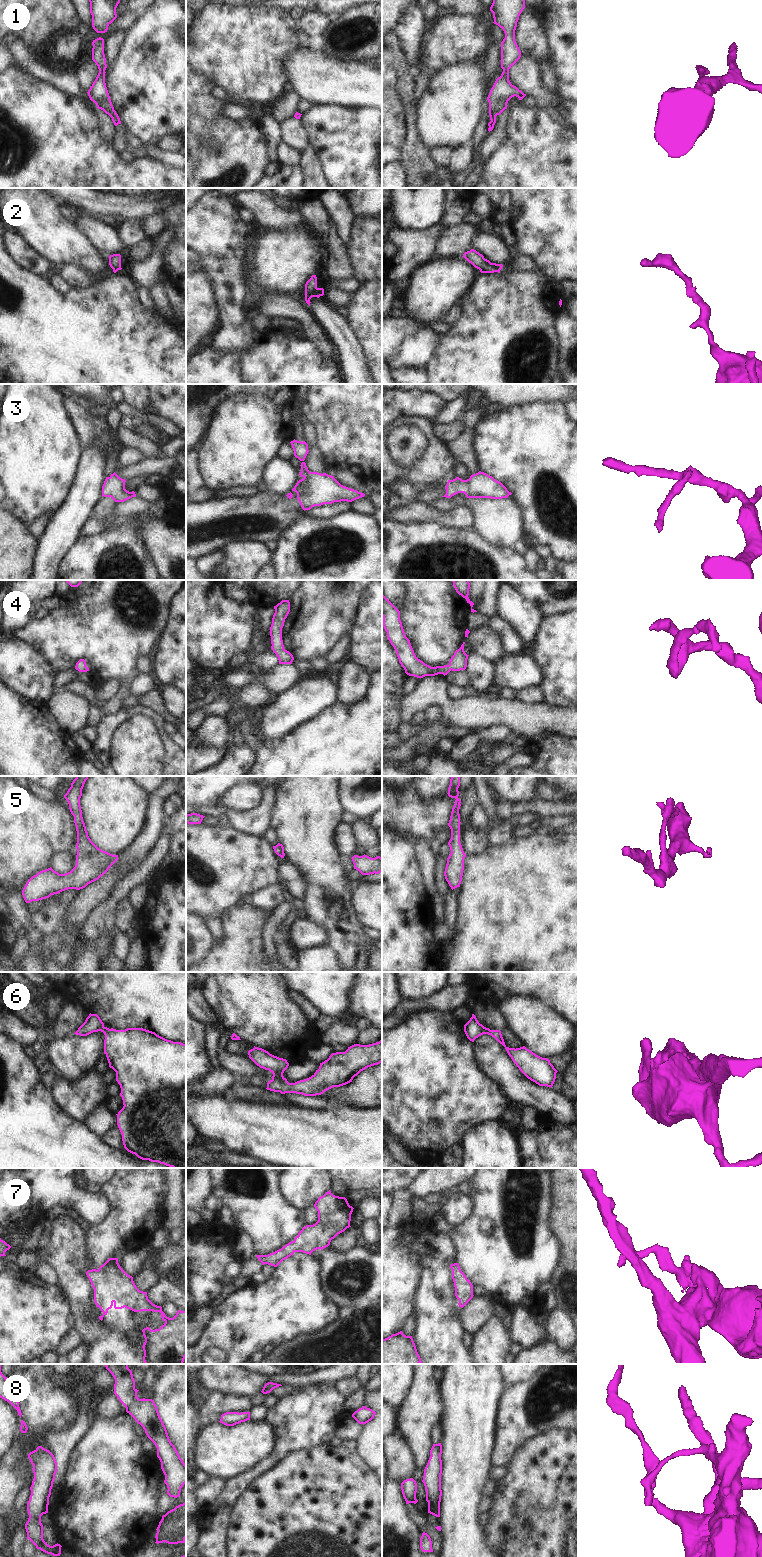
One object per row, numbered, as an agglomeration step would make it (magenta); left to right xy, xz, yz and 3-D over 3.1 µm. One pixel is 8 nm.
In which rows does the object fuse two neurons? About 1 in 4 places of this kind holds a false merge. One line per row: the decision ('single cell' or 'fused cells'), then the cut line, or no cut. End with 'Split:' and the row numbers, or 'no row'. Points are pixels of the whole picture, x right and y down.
1: single cell; cut none
2: single cell; cut none
3: single cell; cut none
4: single cell; cut none
5: single cell; cut none
6: single cell; cut none
7: single cell; cut none
8: single cell; cut none
Split: no row

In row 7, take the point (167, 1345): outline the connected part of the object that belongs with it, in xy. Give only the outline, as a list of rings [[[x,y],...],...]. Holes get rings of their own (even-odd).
[[[109,1258],[98,1270],[88,1270],[86,1275],[94,1289],[96,1307],[103,1312],[99,1316],[101,1321],[112,1307],[161,1313],[165,1323],[159,1329],[146,1327],[142,1330],[145,1364],[183,1364],[186,1357],[186,1311],[178,1310],[173,1318],[167,1317],[161,1306],[148,1299],[147,1292],[136,1287],[133,1277],[120,1267],[118,1258]]]

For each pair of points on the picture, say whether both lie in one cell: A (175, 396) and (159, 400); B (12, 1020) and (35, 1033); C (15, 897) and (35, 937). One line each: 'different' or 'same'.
A: same
B: same
C: same

